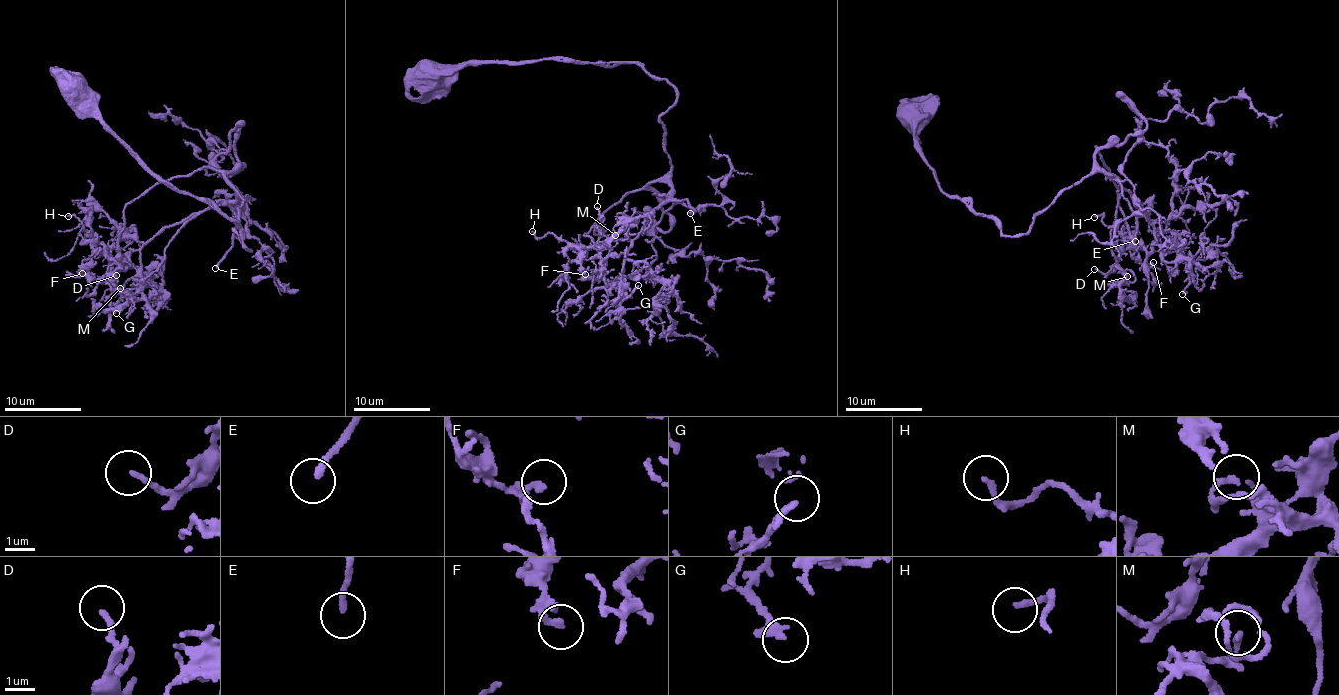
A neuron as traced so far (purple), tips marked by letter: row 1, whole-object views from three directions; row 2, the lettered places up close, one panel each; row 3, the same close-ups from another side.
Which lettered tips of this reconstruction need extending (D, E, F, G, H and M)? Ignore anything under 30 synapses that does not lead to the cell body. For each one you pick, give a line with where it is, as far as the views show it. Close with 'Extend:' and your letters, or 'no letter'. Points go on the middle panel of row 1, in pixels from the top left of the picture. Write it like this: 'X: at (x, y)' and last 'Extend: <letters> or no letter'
E: at (690, 213)
Extend: E

